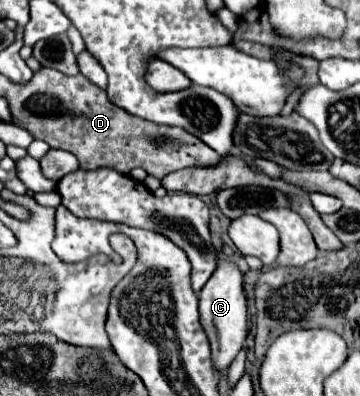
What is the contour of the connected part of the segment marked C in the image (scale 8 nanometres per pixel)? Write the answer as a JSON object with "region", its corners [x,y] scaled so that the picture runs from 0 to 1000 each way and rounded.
{"region":[[[606,654],[606,679],[578,705],[567,730],[550,745],[556,755],[556,816],[578,846],[589,876],[589,917],[606,942],[633,937],[639,917],[678,881],[678,861],[689,846],[683,821],[683,750],[672,740],[672,689],[667,679],[622,654]]]}

